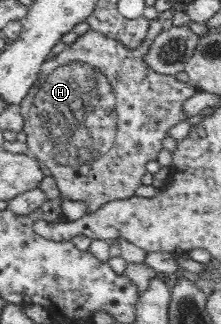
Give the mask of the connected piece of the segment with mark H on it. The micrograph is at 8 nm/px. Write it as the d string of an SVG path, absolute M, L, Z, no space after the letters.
M163 20L151 22L146 42L136 50L128 50L93 30L80 36L74 44L67 45L64 52L42 66L39 78L18 105L17 111L24 119L22 131L26 134L29 152L51 170L64 198L86 203L86 215L95 213L107 202L134 197L136 189L143 185L146 165L160 158L163 141L170 137L171 128L179 122L188 122L190 116L185 113L183 102L200 91L192 83L160 75L148 67L145 57L150 46L164 32Z

